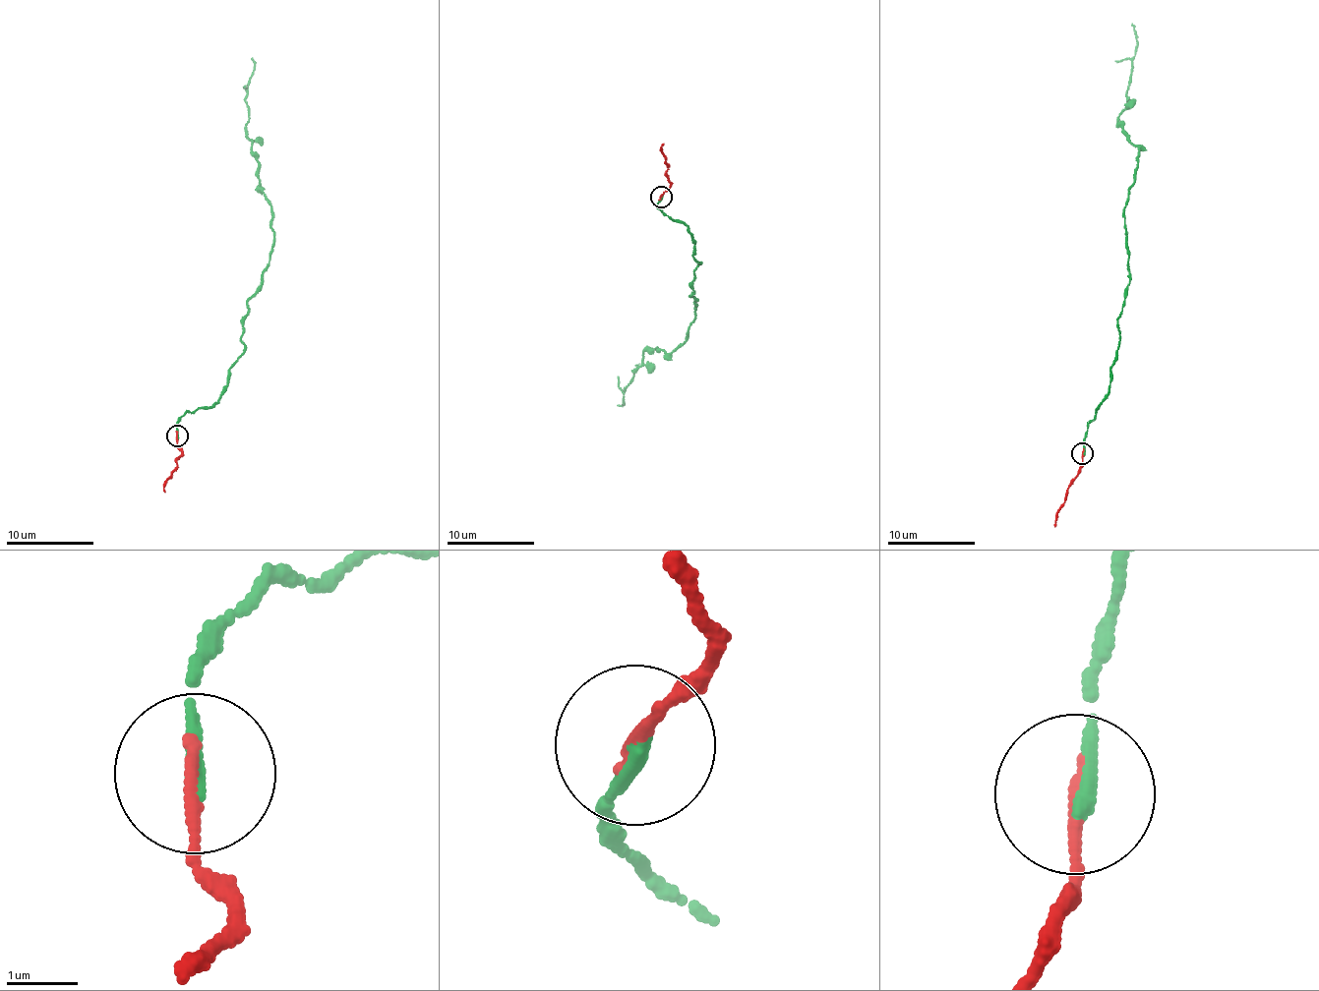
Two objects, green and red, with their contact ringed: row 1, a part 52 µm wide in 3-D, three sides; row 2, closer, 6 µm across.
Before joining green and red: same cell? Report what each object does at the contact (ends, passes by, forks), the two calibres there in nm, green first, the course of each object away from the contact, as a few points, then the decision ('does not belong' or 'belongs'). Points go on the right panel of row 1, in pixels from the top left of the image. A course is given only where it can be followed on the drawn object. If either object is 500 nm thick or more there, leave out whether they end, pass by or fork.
green ends; red ends; calibres 240 and 180 nm; course green (1083, 452), (1109, 390), (1129, 266), (1123, 227), (1139, 150), (1118, 121), (1132, 68), (1132, 24); course red (1083, 452), (1079, 473), (1057, 512), (1054, 527); does not belong

